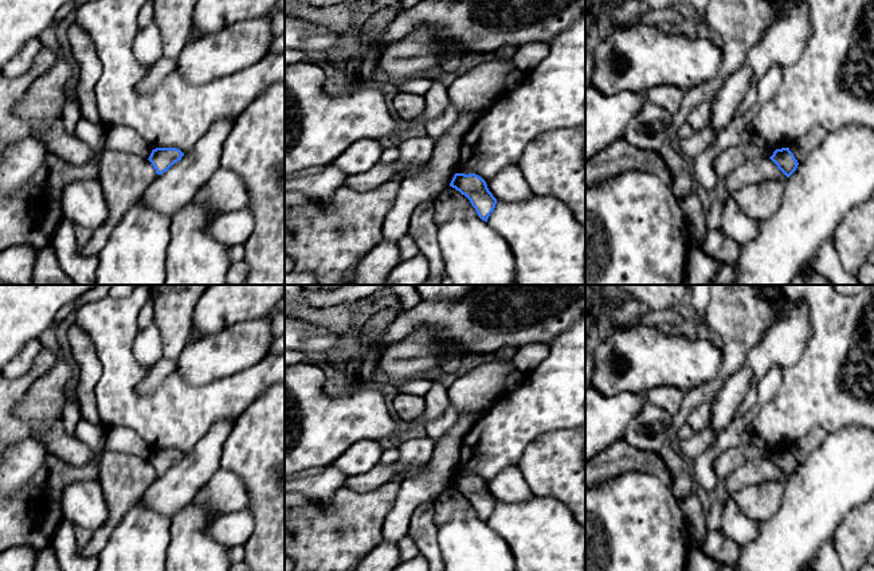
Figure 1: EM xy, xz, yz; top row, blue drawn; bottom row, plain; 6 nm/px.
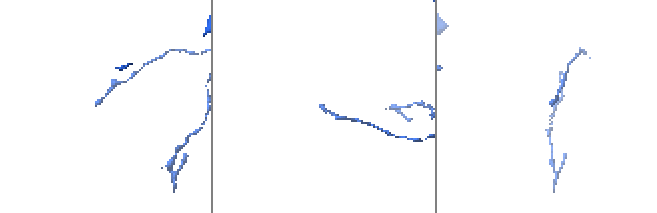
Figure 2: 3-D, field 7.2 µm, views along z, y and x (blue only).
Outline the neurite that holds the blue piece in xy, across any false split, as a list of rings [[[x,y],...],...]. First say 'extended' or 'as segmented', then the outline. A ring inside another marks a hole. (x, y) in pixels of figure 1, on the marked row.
as segmented | [[[156,148],[149,156],[149,161],[156,169],[157,175],[166,172],[175,163],[181,160],[184,153],[177,148]]]

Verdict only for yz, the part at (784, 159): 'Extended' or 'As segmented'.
As segmented

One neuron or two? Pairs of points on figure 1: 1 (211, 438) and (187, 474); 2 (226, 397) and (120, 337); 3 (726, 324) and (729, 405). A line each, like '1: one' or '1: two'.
1: one
2: one
3: two

